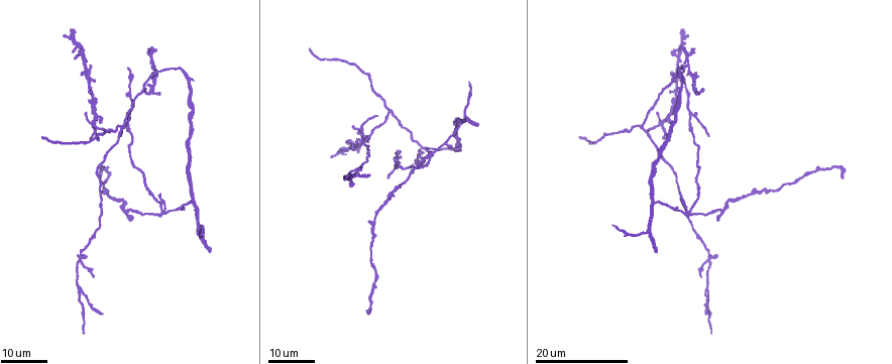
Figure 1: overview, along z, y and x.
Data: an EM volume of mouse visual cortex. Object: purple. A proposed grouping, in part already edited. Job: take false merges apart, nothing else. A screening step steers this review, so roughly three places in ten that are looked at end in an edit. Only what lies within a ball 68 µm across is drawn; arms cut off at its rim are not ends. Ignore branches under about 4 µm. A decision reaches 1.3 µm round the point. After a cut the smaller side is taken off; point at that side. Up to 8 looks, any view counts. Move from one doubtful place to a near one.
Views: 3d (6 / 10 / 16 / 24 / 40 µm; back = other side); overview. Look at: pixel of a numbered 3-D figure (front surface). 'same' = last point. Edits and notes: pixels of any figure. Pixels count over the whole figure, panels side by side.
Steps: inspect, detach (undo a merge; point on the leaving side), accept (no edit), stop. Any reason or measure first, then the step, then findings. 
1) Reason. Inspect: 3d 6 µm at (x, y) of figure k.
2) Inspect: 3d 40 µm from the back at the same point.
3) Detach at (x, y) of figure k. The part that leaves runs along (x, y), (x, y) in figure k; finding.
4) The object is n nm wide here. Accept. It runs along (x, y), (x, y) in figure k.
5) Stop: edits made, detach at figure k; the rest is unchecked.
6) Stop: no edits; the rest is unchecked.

Four arms meet. Inspect: 3d 16 µm at (431, 156) of figure 1.

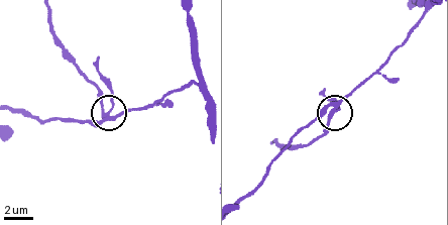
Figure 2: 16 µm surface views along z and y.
Inspect: 3d 6 µm at (104, 116) of figure 2.

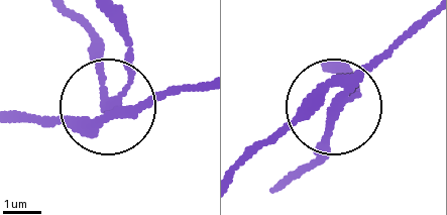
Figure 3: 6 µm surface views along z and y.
The object is 270 nm wide here. Detach at (130, 54) of figure 3. The part that leaves runs along (123, 109), (107, 90), (101, 41), (75, 13) in figure 3; two neurons meet here.

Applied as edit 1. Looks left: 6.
Inspect: overview.

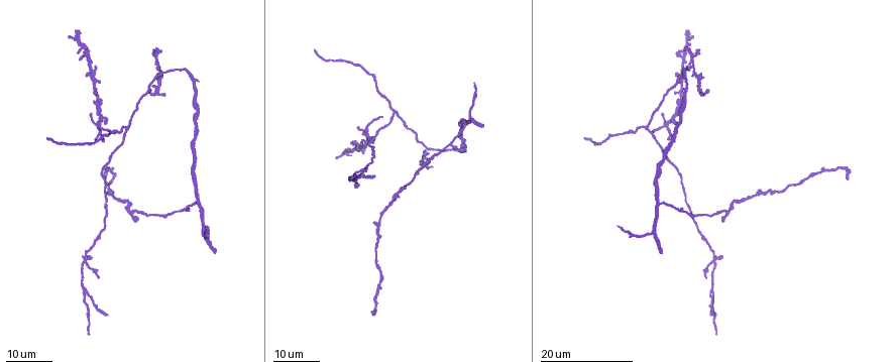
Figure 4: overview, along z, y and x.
Four arms meet. Inspect: 3d 24 µm at (668, 125) of figure 4.

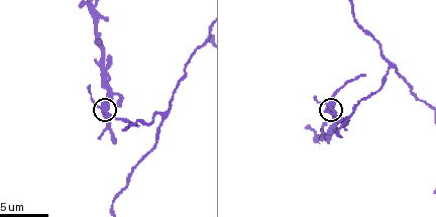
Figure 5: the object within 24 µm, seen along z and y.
Inspect: 3d 10 µm at (330, 106) of figure 5.

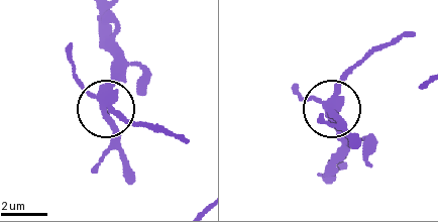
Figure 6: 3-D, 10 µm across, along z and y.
4 arms meet here. Accept. Continuous, no second neuron.

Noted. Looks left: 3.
A narrow waist. Inspect: 3d 10 µm at (342, 137) of figure 5.

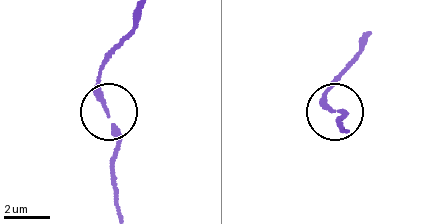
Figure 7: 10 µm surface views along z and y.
Accept. It runs along (138, 17), (98, 81), (115, 144), (115, 178) in figure 7; continuous, no second neuron.

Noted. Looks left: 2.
Branch point. Inspect: 3d 16 µm at (389, 60) of figure 5.

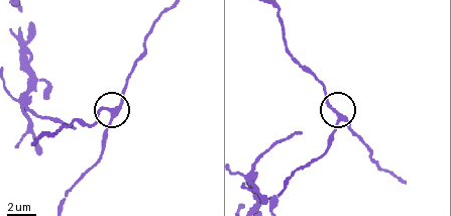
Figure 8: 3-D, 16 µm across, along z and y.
The side arm is 26 µm long. Accept. It runs along (399, 180), (371, 157), (366, 145), (331, 105), (313, 74) in figure 8; one neuron here.

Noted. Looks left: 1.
Stop: edits made, detach at figure 3; the rest is unchecked.

